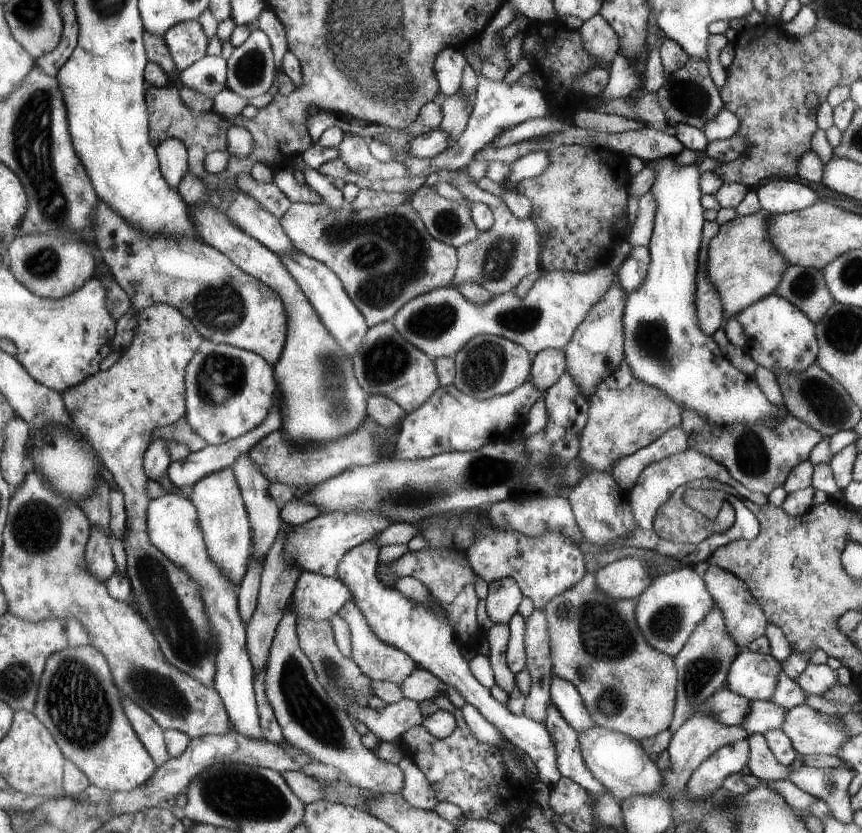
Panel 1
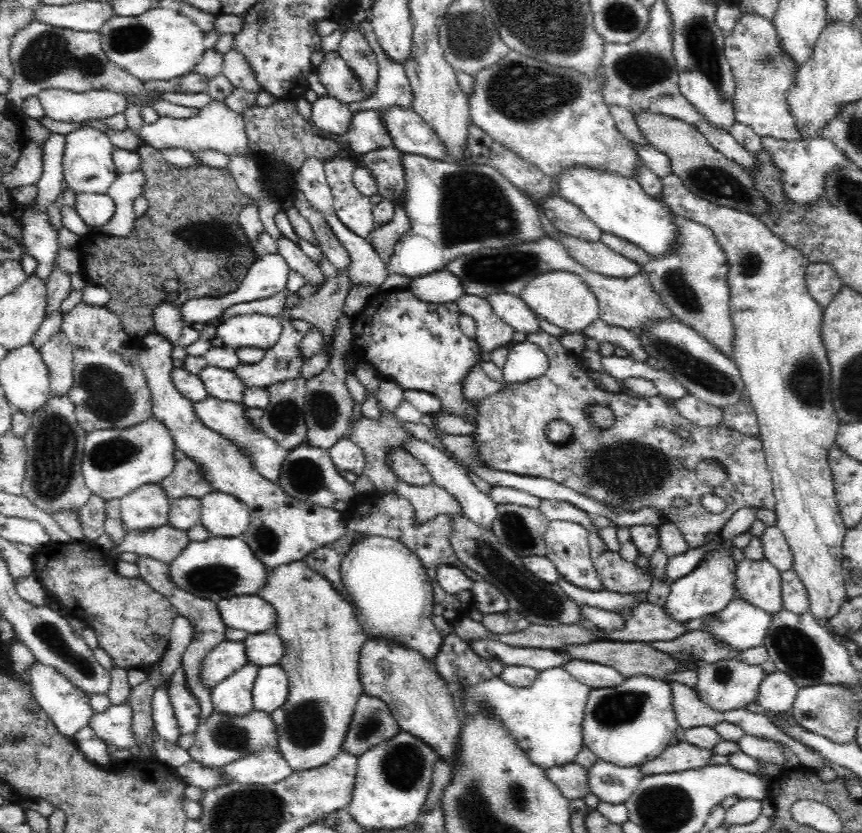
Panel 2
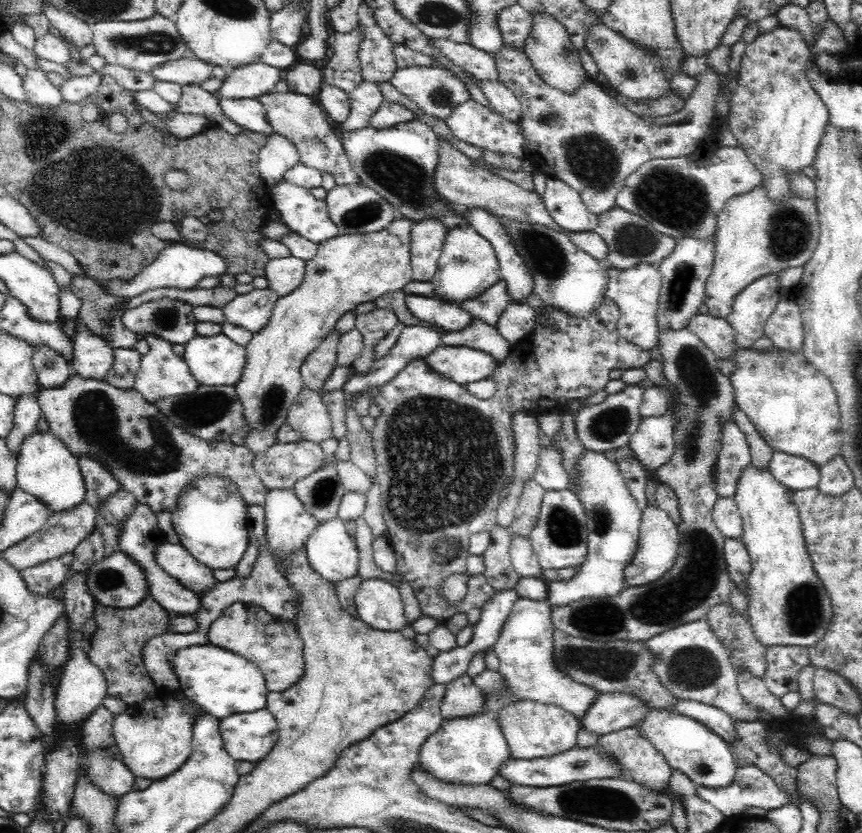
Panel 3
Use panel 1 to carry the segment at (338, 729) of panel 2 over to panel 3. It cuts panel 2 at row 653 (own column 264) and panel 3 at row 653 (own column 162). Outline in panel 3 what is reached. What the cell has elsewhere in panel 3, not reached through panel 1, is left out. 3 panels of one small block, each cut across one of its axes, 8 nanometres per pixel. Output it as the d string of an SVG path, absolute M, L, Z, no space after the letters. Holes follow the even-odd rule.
M235 602L224 608L208 628L208 642L235 652L263 672L270 692L284 692L304 676L303 640L294 621L272 617L257 604Z

